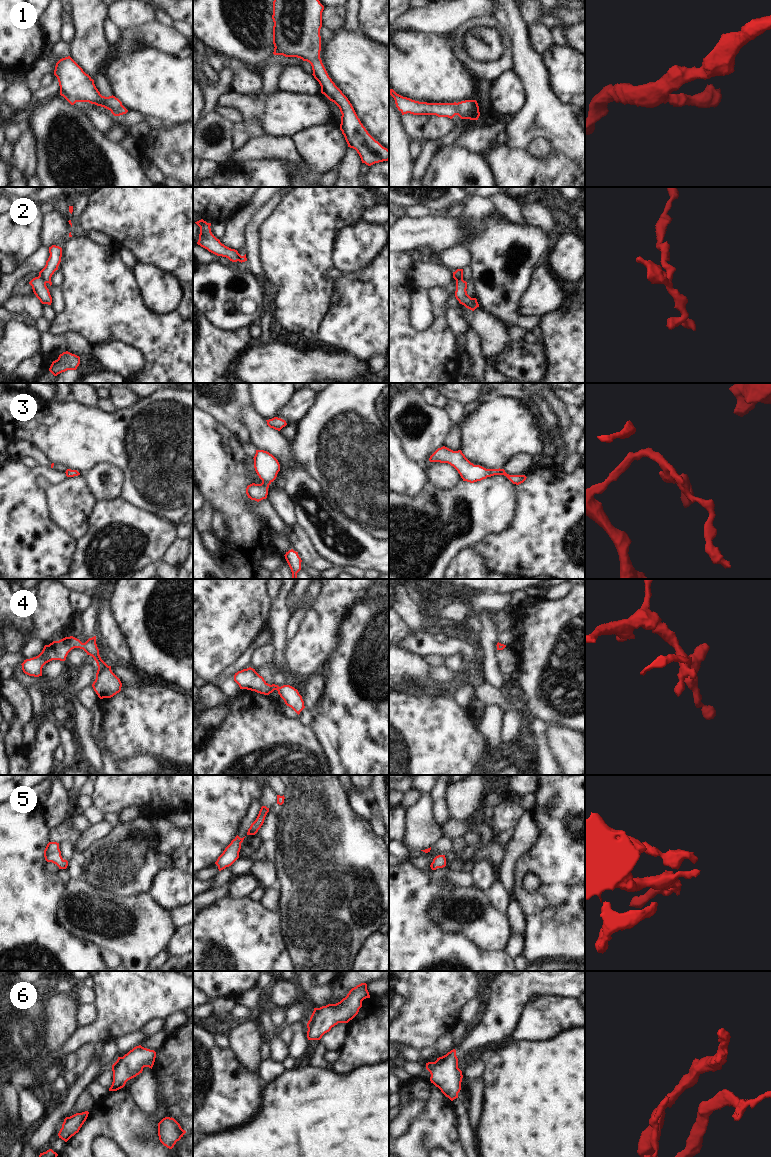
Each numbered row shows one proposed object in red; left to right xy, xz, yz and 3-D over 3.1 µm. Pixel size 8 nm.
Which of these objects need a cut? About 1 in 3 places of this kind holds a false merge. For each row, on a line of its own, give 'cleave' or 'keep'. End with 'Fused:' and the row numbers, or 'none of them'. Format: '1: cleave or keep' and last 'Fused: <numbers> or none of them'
1: keep
2: cleave
3: keep
4: keep
5: keep
6: keep
Fused: 2

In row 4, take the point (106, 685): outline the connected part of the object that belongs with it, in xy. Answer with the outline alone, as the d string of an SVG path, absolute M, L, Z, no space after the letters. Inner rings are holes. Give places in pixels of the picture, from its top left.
M73 636L53 641L49 645L45 645L38 656L24 660L21 664L22 670L29 676L42 676L42 668L46 663L52 660L65 661L68 653L74 648L83 649L96 661L98 670L92 687L100 699L111 698L121 691L120 679L112 672L111 666L108 666L99 655L96 636L89 638L85 643Z

